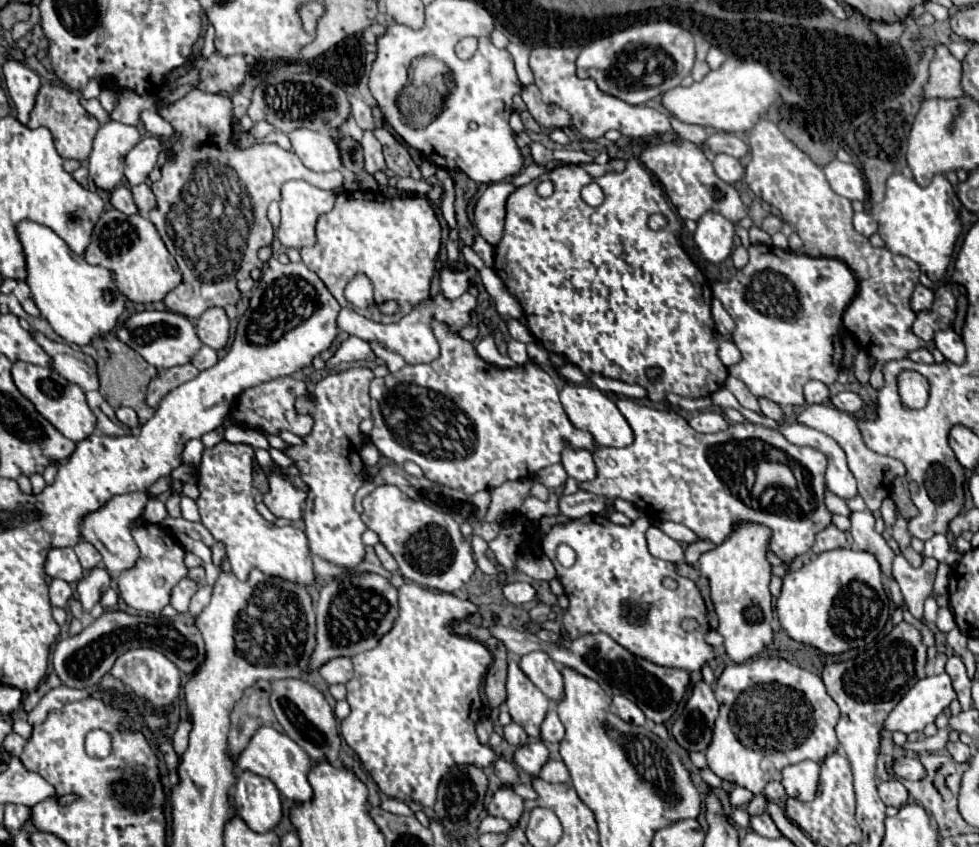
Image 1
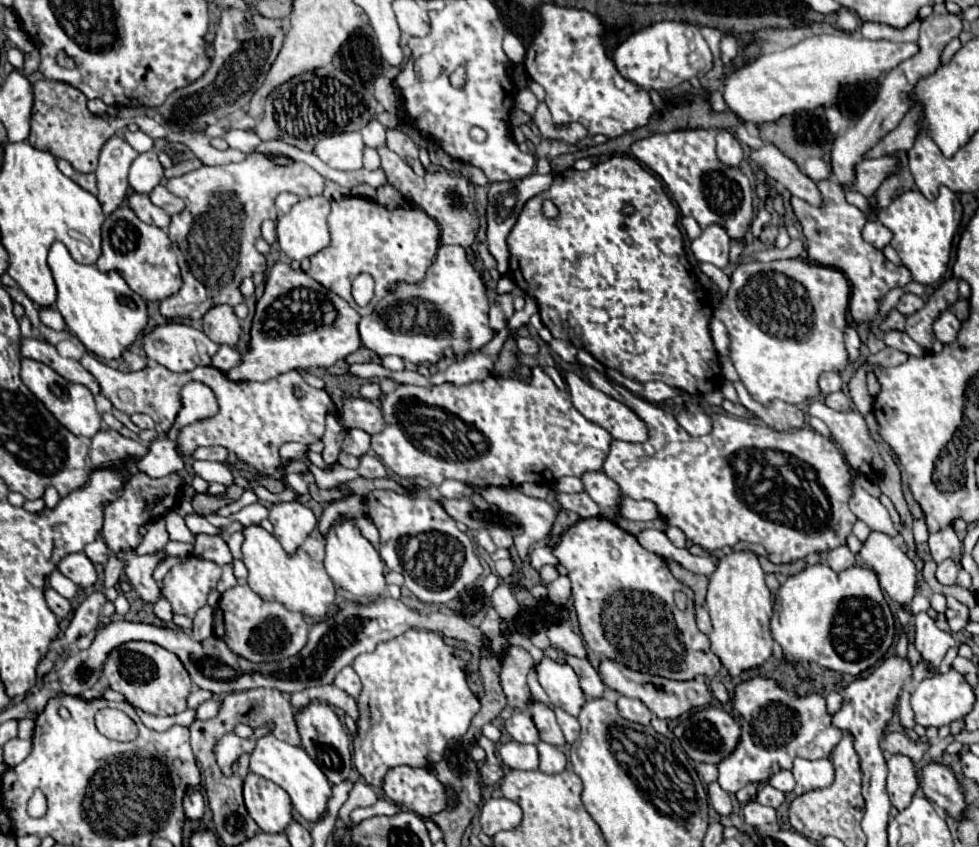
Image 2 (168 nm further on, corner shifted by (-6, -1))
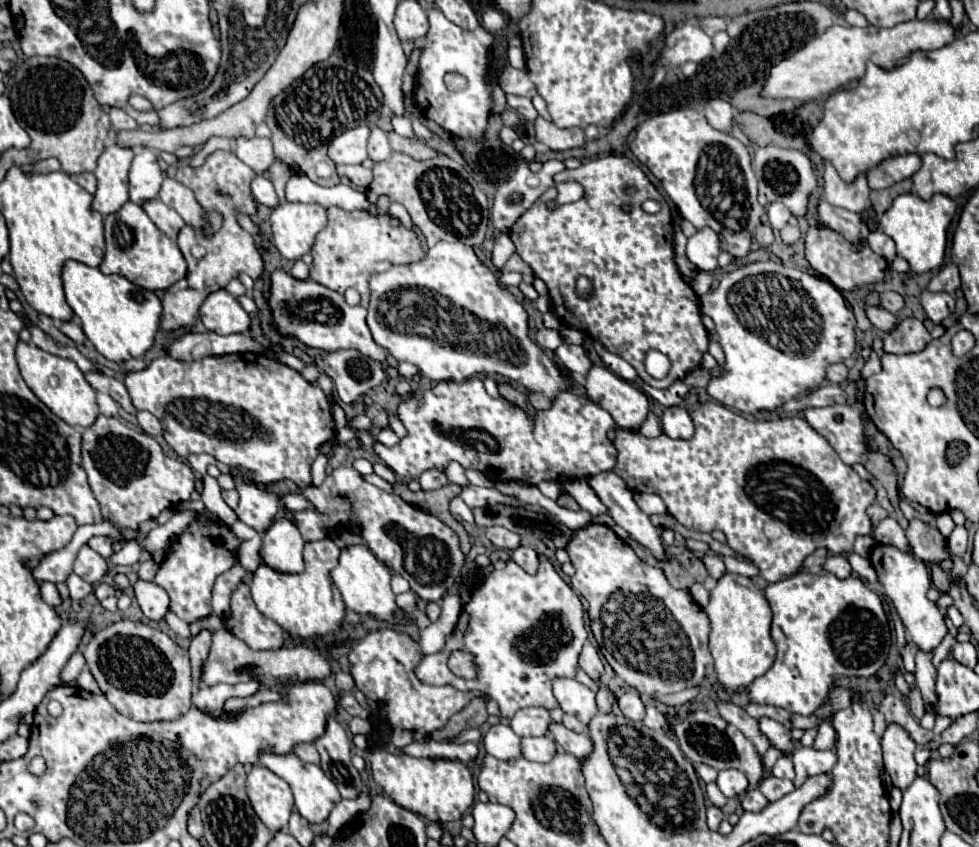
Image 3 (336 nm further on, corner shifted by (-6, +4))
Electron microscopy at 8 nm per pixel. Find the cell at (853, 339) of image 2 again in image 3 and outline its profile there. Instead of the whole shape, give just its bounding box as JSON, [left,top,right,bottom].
[879,192,957,274]

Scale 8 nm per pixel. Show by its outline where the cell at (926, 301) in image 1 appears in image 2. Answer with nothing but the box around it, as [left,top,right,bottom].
[897,293,925,315]

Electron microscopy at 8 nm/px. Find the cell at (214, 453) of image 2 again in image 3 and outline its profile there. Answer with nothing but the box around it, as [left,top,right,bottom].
[189,454,215,476]

